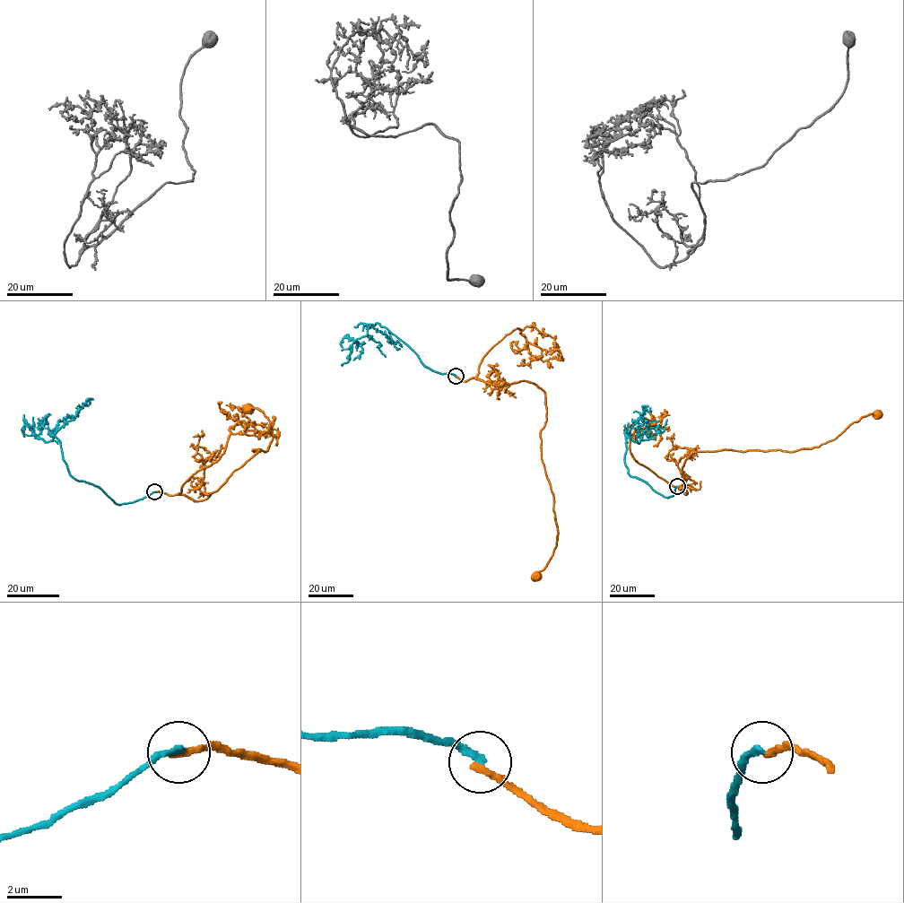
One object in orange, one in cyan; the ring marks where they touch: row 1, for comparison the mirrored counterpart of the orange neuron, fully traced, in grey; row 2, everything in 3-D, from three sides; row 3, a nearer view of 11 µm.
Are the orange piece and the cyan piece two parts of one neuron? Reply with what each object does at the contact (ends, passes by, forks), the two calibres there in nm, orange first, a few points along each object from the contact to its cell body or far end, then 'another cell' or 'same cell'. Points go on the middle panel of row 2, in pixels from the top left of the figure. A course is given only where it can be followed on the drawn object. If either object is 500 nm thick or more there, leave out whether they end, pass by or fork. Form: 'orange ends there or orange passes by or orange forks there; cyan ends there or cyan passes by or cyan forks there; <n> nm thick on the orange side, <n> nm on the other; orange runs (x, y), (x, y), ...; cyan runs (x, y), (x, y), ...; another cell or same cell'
orange ends there; cyan ends there; 260 nm thick on the orange side, 240 nm on the other; orange runs (456, 376), (499, 385), (528, 381), (544, 394), (542, 460), (554, 500), (557, 539), (547, 565), (531, 577); cyan runs (456, 376), (427, 368), (378, 323), (368, 325), (366, 335), (352, 342), (349, 355), (351, 346), (342, 350); another cell

